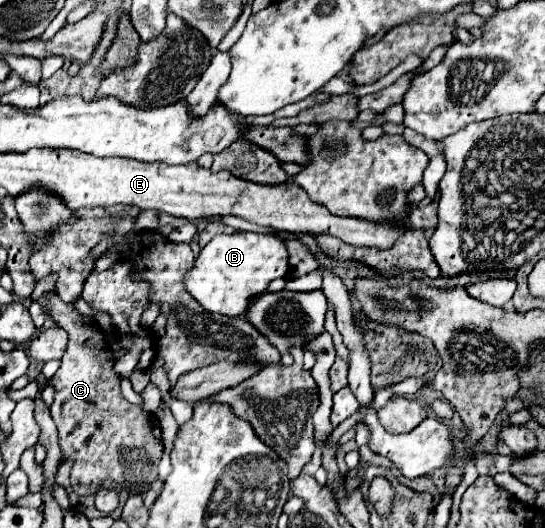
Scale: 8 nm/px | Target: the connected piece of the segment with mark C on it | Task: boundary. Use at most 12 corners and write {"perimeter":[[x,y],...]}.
{"perimeter":[[50,294],[68,332],[50,414],[72,490],[148,492],[158,420],[122,396],[94,318]]}

